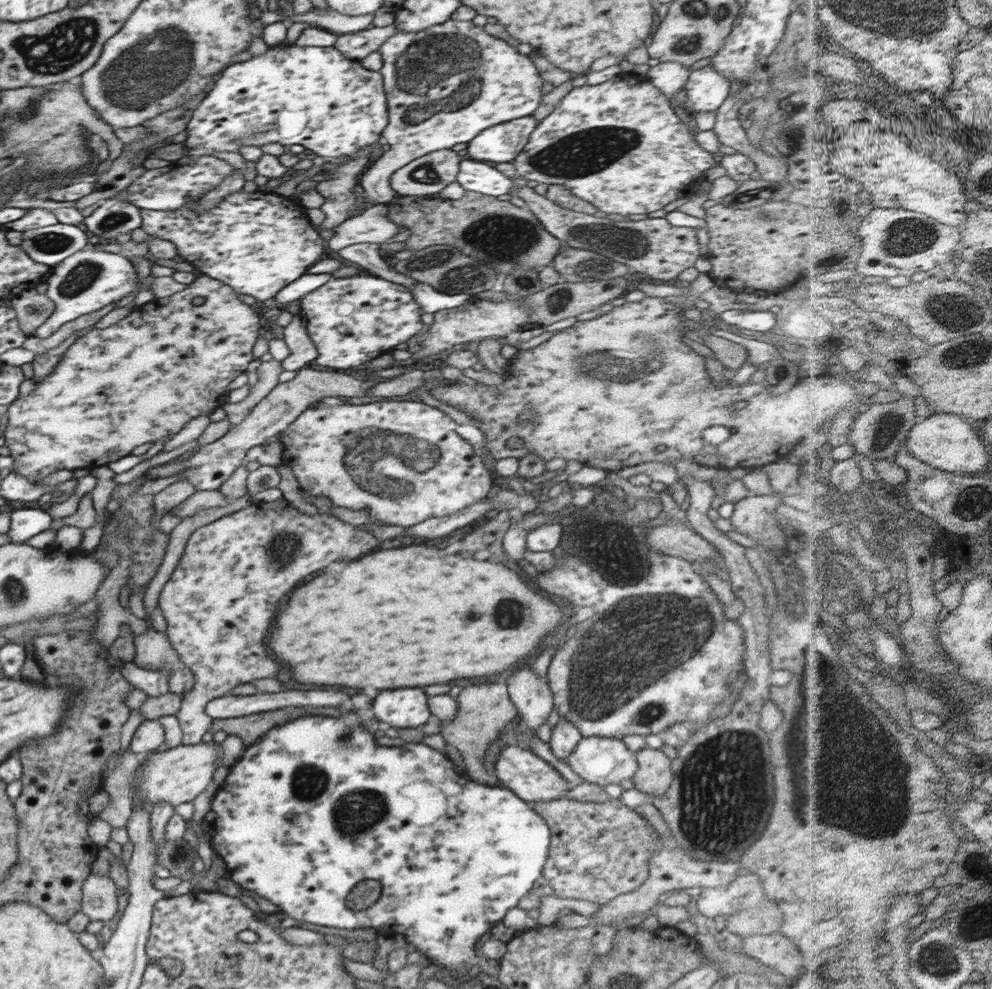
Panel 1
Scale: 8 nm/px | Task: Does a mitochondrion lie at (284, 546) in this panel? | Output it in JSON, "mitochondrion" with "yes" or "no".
{"mitochondrion":"yes"}

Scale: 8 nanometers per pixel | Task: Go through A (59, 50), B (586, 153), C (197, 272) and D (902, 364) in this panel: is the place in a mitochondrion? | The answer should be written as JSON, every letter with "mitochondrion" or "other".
{"A":"mitochondrion","B":"mitochondrion","C":"other","D":"other"}

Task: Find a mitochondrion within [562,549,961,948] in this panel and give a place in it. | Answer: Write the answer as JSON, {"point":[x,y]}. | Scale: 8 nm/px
{"point":[608,670]}

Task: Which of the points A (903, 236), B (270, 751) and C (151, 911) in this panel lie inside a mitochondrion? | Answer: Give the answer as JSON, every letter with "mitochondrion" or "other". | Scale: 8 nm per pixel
{"A":"mitochondrion","B":"other","C":"other"}

